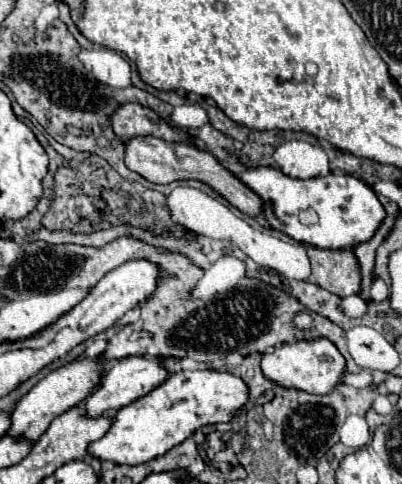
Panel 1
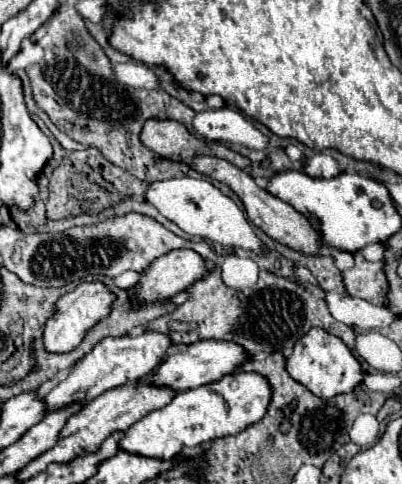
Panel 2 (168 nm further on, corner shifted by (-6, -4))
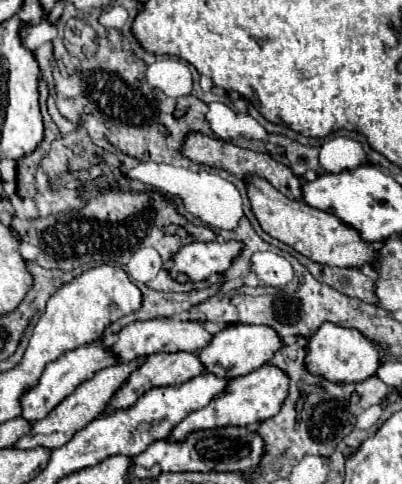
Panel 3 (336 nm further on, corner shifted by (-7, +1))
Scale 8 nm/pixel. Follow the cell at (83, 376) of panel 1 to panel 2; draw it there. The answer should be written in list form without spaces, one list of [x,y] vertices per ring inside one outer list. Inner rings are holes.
[[[145,332],[141,336],[107,336],[103,338],[77,366],[75,370],[67,376],[67,380],[63,380],[61,384],[57,384],[47,396],[47,408],[49,412],[67,406],[71,402],[91,402],[93,398],[101,396],[103,392],[123,386],[123,384],[131,384],[141,380],[143,376],[151,374],[155,370],[155,366],[159,366],[159,362],[163,360],[163,354],[173,346],[171,336],[169,334],[159,334],[159,332]]]

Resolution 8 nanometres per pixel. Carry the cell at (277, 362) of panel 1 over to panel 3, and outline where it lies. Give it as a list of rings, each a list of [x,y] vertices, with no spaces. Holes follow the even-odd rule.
[[[322,323],[320,329],[308,339],[304,363],[312,375],[332,381],[336,385],[348,385],[372,377],[380,365],[380,357],[378,357],[378,347],[370,343],[360,331],[332,323]]]

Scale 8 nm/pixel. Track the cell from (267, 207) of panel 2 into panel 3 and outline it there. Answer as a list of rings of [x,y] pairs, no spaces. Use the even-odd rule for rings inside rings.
[[[256,175],[246,177],[246,189],[248,189],[248,199],[252,203],[252,213],[256,215],[260,227],[270,237],[290,245],[304,257],[332,267],[360,267],[360,265],[370,265],[374,261],[376,251],[366,241],[362,241],[352,227],[344,225],[338,217],[308,207],[302,201],[288,199],[282,193],[276,193],[276,189],[272,189],[268,181]]]

